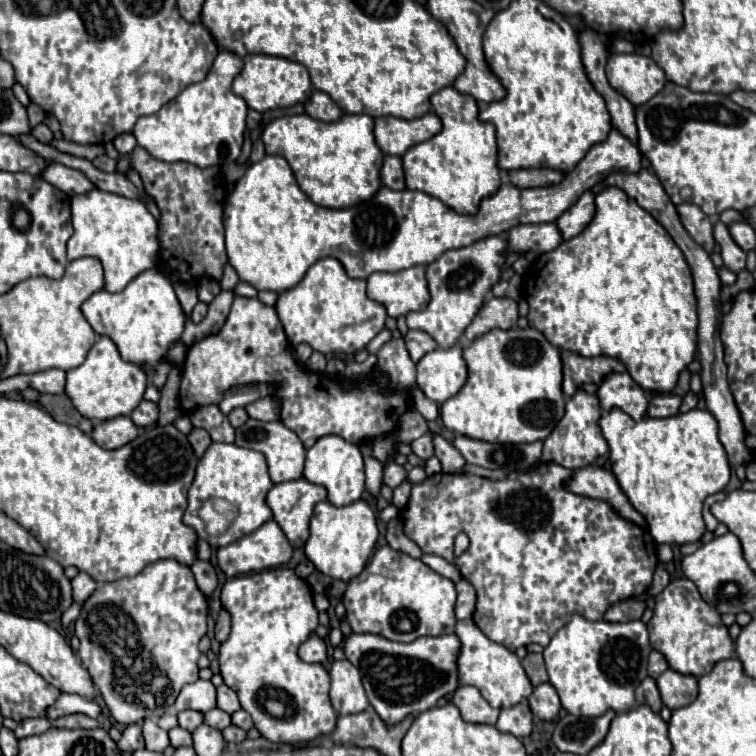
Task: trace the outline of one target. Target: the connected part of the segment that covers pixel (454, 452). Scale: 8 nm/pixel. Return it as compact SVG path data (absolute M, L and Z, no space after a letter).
M435 436L435 456L441 462L443 472L461 472L465 468L465 458L461 456L461 452L447 440L443 440L441 436Z

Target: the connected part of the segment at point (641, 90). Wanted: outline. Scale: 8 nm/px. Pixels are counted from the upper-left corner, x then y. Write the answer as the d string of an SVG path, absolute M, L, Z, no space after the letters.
M611 54L605 70L609 84L633 106L649 102L667 82L655 60L641 54Z

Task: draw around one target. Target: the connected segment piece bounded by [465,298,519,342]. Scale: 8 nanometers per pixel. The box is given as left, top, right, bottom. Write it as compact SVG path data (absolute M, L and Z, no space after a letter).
M489 298L485 302L485 306L477 312L471 326L465 330L465 336L469 342L473 342L475 338L487 334L493 328L501 328L501 330L515 328L517 318L519 318L519 310L517 310L515 300L511 300L511 298Z

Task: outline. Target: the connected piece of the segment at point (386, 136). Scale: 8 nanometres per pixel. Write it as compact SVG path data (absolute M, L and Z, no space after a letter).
M433 112L415 120L403 120L395 116L375 118L375 138L383 154L403 156L411 146L433 138L439 130L441 120Z

